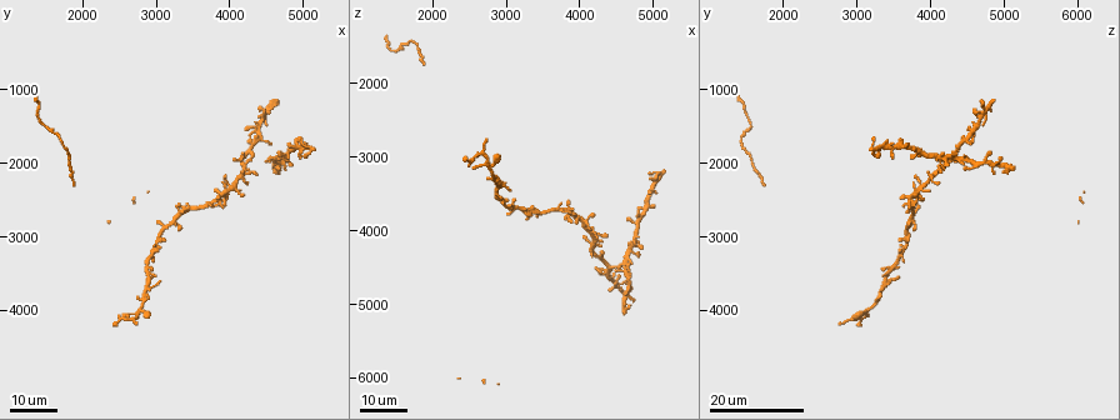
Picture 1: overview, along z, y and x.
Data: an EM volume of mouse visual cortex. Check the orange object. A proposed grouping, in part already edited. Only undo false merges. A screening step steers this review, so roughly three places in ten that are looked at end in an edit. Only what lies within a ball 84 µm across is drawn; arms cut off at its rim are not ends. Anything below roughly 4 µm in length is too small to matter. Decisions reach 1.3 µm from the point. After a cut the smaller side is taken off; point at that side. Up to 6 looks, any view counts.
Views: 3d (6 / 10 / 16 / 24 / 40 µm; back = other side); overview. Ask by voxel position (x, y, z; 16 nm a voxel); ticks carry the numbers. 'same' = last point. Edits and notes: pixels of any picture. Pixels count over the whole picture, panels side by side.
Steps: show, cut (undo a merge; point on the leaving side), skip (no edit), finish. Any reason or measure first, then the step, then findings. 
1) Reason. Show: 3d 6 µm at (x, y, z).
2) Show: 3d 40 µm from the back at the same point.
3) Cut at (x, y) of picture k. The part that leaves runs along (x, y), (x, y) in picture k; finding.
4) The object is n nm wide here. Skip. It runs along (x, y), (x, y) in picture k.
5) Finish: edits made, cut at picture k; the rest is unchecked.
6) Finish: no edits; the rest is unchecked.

Four or more arms meet. Show: 3d 16 µm at (3450, 2600, 3700).

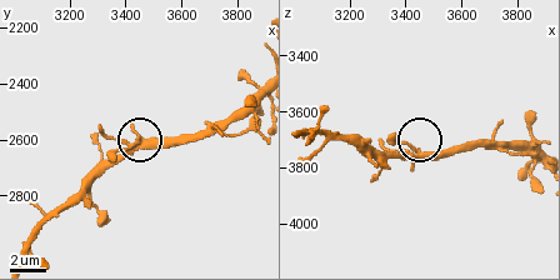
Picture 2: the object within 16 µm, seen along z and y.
Show: 3d 10 µm at (3420, 2620, 3740).

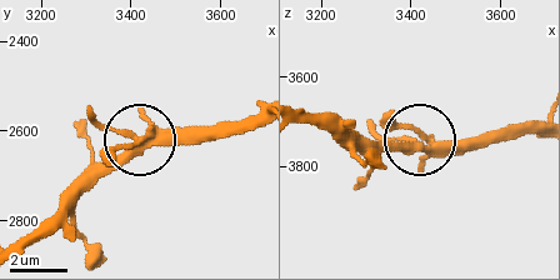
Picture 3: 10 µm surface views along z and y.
The side arm is 83 µm long. Skip. All the same cell.

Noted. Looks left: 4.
Sudden change in width. Show: 3d 24 µm at (2650, 4150, 3000).

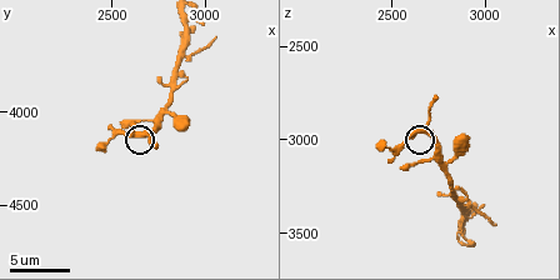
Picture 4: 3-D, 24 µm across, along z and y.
Show: 3d 6 µm at (2660, 4120, 2960).

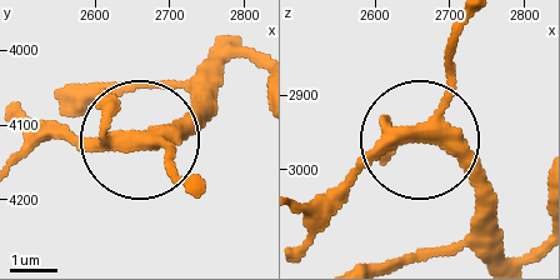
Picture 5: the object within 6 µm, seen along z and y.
Skip. All the same cell.

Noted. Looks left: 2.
Branch point. Show: 3d 24 µm at (4450, 1700, 4550).

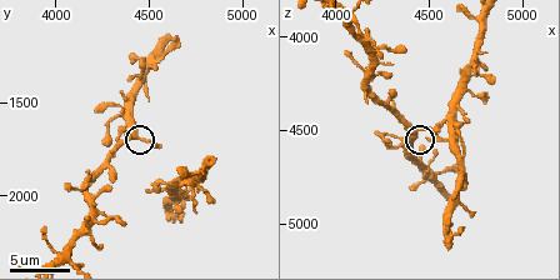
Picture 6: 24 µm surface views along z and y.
Closer look. Show: 3d 10 µm at (4440, 1660, 4500).

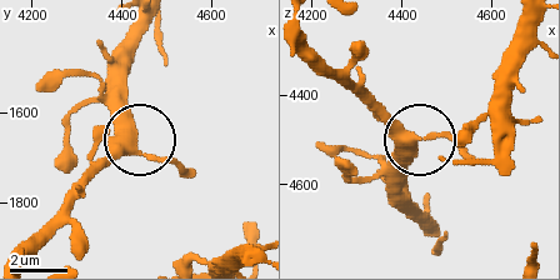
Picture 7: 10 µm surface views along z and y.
The side arm is 12 µm long; 3 arms meet here. Skip. One cell here.

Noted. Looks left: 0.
Finish: no edits; the rest is unchecked.

